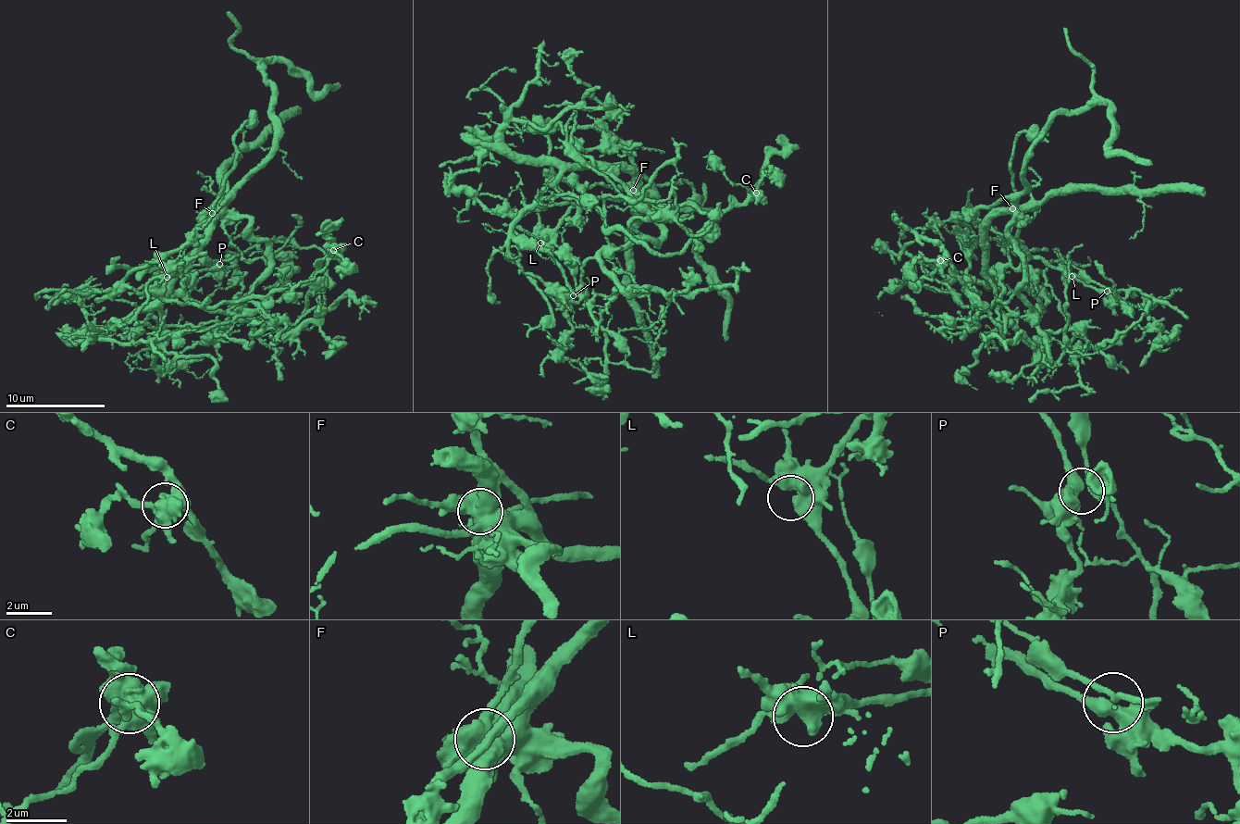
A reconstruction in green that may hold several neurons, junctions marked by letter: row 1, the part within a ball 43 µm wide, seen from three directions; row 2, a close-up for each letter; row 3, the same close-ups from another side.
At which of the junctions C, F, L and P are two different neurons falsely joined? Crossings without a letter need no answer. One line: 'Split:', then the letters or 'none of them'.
Split: F

